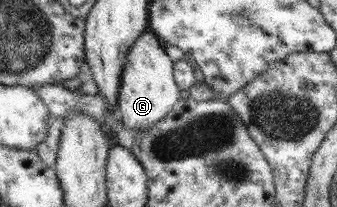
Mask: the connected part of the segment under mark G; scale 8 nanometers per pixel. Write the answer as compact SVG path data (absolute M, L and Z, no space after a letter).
M148 29L143 31L127 51L121 69L121 82L115 107L118 109L122 126L134 132L152 128L178 102L179 91L173 78L172 62L165 53L164 46L157 40L155 33Z

